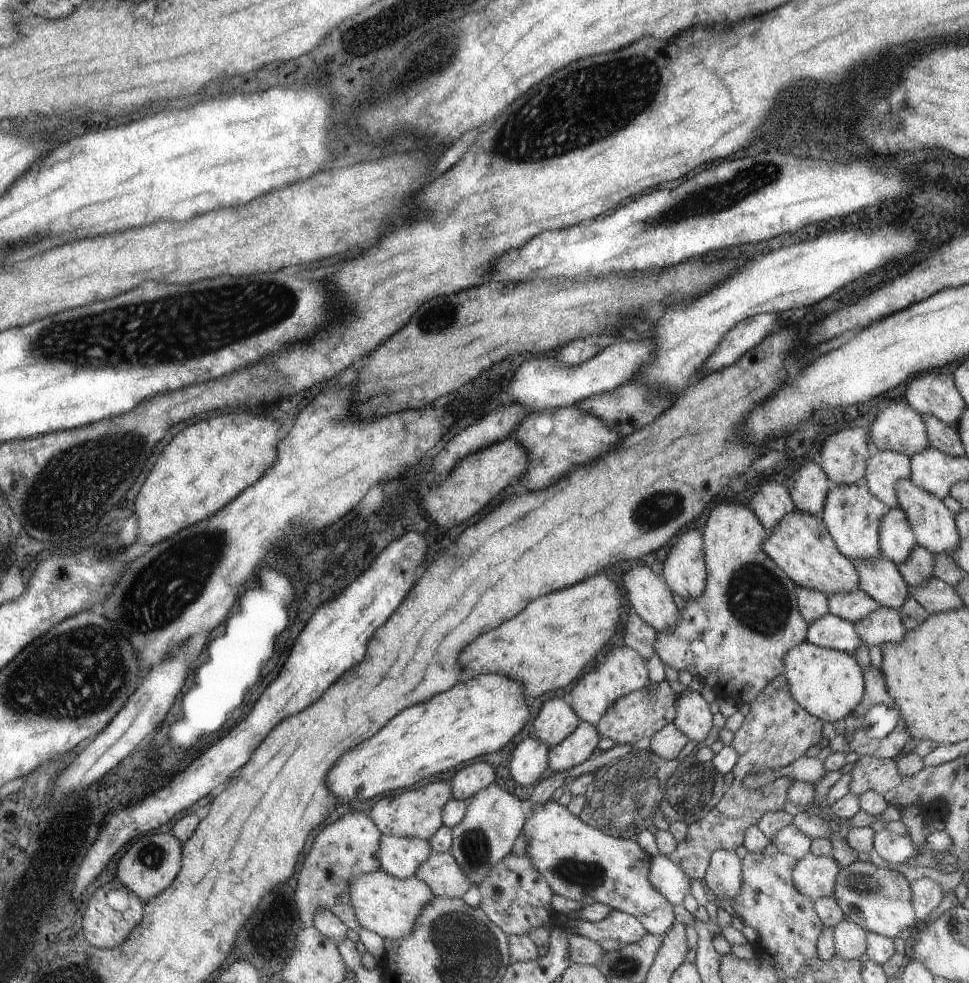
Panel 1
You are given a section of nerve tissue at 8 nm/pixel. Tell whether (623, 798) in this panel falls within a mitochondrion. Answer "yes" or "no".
yes

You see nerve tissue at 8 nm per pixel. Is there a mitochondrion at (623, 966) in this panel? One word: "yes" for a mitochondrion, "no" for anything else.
yes

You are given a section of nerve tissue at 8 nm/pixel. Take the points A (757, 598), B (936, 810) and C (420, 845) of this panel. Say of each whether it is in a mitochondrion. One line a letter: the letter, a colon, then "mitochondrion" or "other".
A: mitochondrion
B: other
C: other

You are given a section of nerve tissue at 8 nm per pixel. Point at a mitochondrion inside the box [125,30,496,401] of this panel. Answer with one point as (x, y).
(433, 68)

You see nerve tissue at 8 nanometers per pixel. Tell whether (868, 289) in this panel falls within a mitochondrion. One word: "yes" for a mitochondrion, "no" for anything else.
no

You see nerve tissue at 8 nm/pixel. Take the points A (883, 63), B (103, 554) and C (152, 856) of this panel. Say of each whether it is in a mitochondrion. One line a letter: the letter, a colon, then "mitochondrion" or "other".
A: other
B: mitochondrion
C: mitochondrion

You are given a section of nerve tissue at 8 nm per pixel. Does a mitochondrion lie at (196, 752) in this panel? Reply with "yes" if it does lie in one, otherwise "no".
no

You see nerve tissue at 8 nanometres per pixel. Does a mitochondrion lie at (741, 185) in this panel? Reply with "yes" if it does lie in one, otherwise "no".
yes

